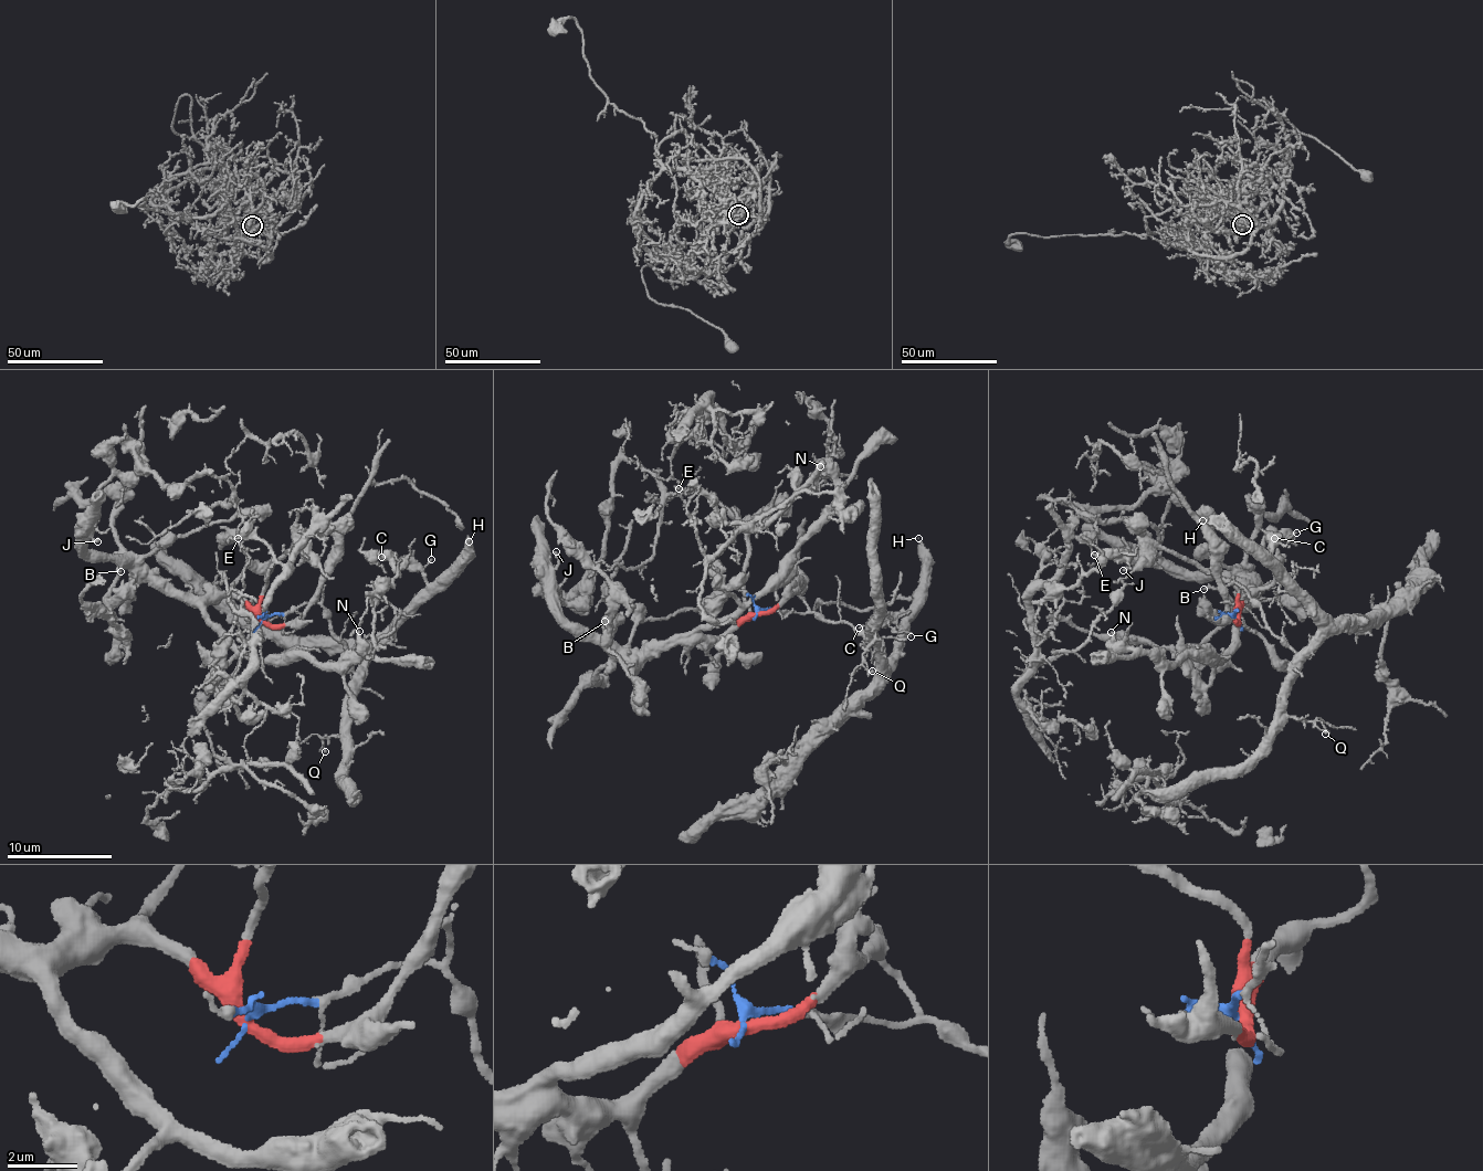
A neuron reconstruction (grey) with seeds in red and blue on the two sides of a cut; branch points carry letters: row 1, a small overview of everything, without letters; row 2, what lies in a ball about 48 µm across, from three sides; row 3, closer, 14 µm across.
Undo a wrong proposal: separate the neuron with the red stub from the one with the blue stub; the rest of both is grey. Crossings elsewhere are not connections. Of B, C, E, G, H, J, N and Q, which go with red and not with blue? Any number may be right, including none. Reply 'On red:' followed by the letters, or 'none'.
On red: B, E, J, N

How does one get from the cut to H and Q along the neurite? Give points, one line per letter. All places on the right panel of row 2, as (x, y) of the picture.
H: (1236, 619), (1233, 612), (1249, 593), (1266, 628), (1297, 652), (1318, 628), (1271, 568), (1221, 528), (1202, 519)
Q: (1236, 619), (1233, 612), (1249, 593), (1270, 630), (1294, 653), (1286, 714), (1313, 721), (1325, 734)

